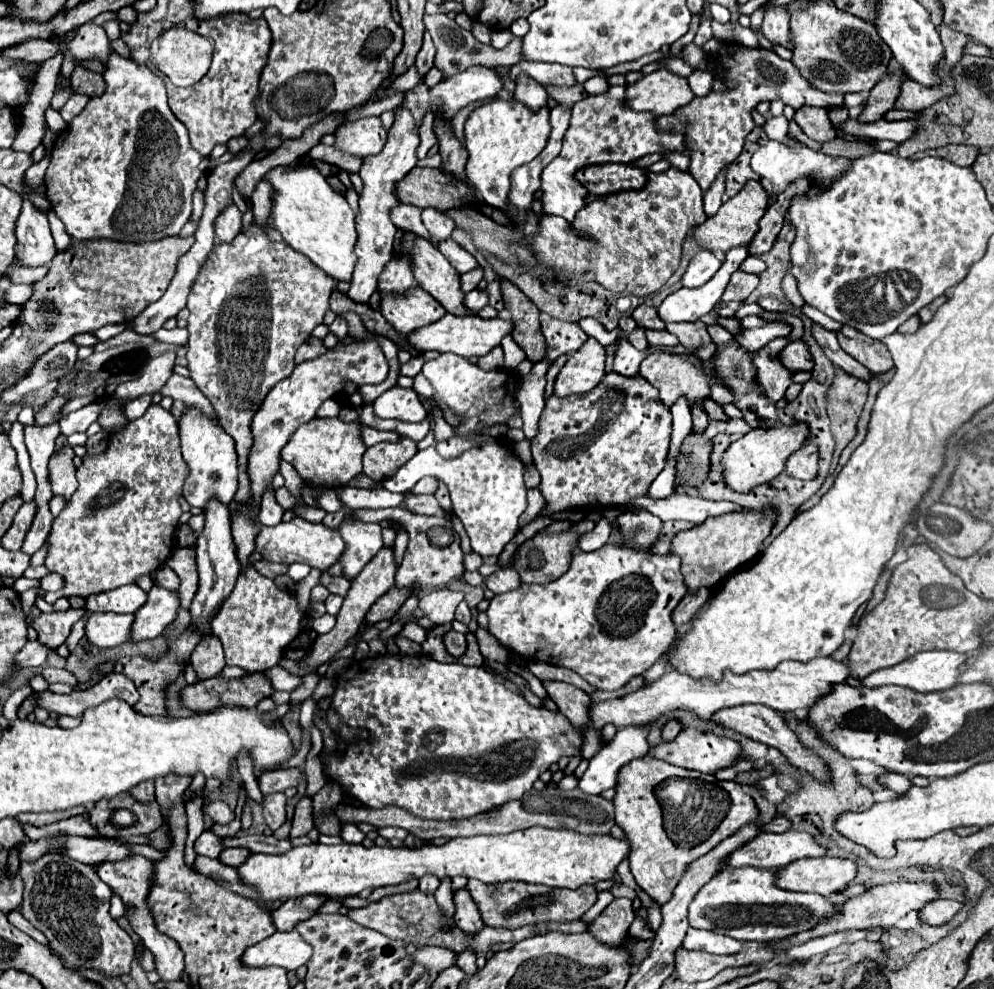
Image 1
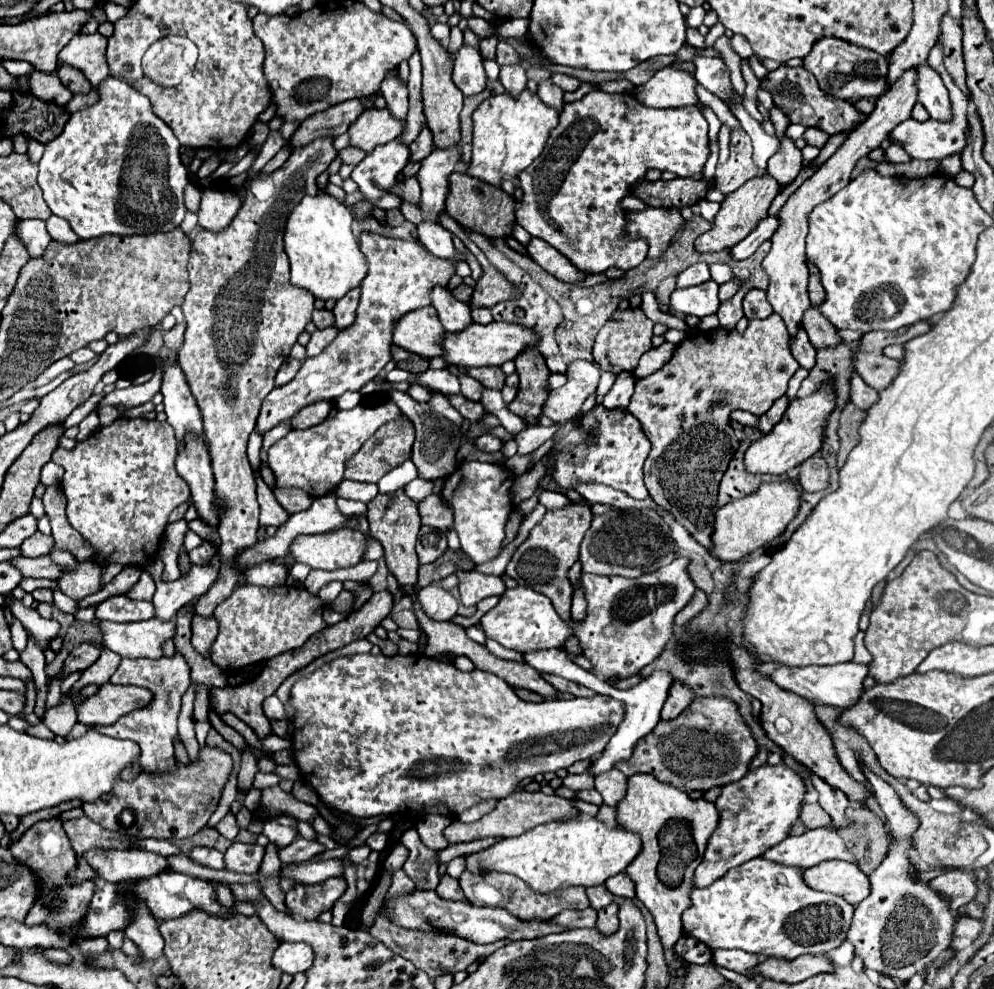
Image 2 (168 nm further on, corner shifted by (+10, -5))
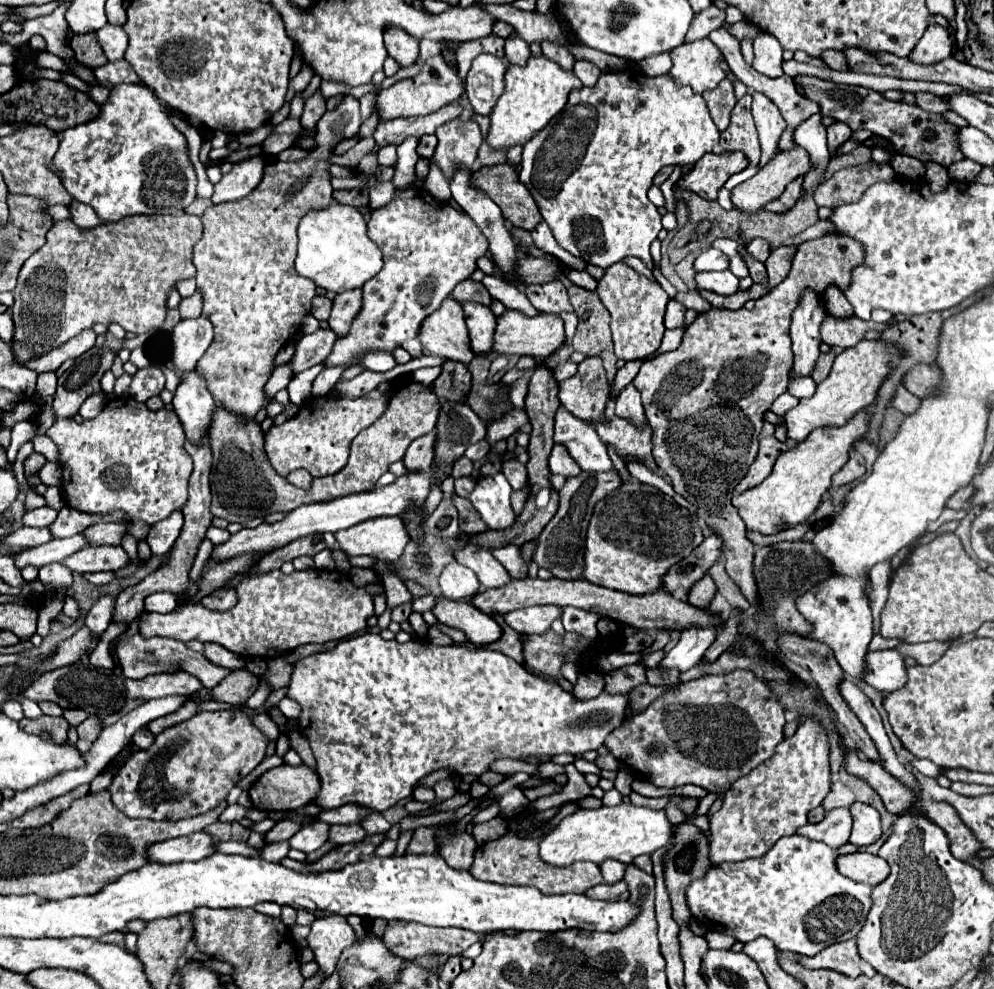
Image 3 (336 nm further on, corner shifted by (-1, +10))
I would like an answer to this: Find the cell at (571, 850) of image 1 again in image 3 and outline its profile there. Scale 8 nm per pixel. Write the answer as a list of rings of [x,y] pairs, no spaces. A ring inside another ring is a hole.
[[[620,803],[616,807],[578,809],[574,815],[562,819],[548,835],[544,835],[540,857],[554,867],[572,865],[574,861],[592,861],[600,865],[604,859],[632,863],[638,855],[652,855],[656,849],[668,845],[670,839],[672,825],[664,811]]]

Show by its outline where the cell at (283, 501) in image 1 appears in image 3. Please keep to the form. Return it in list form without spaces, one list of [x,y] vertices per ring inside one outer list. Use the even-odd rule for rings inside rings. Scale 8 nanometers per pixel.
[[[296,469],[296,471],[292,471],[286,479],[288,479],[292,485],[302,487],[302,489],[308,489],[310,483],[312,483],[312,475],[310,475],[306,469]]]

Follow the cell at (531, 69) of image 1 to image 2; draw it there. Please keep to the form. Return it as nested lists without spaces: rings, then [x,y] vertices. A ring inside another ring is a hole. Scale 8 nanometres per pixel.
[[[551,74],[551,82],[557,84],[565,92],[573,92],[581,84],[577,78],[571,78],[571,76],[565,76],[565,74]]]

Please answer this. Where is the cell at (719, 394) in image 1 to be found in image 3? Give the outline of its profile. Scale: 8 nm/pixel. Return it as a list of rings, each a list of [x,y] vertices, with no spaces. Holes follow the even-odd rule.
[[[785,392],[784,394],[780,395],[776,401],[774,401],[769,410],[779,416],[784,417],[785,413],[795,407],[798,403],[798,398],[789,394],[788,392]]]

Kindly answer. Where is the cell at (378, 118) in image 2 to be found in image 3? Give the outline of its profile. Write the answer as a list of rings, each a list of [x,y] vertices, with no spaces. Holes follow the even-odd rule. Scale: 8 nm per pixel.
[[[436,55],[426,59],[424,67],[420,69],[418,75],[402,79],[394,83],[390,89],[384,89],[378,93],[376,103],[378,103],[378,115],[380,121],[396,119],[396,117],[414,117],[414,115],[428,115],[452,101],[456,101],[464,93],[464,81],[458,77],[458,71],[448,65],[446,57]]]

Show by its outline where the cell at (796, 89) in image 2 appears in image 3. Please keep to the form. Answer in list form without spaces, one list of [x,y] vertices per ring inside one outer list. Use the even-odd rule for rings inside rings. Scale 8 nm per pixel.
[[[796,77],[794,81],[804,83],[804,89],[808,89],[808,99],[816,101],[822,109],[822,115],[830,115],[842,123],[846,123],[852,131],[858,129],[868,129],[874,135],[886,139],[890,147],[896,153],[910,155],[920,159],[922,163],[934,161],[942,167],[950,167],[956,161],[962,161],[964,155],[958,145],[958,127],[948,123],[942,115],[928,113],[916,105],[910,103],[896,103],[884,99],[880,93],[866,89],[866,87],[856,87],[856,85],[836,85],[830,81],[822,81],[818,77]]]

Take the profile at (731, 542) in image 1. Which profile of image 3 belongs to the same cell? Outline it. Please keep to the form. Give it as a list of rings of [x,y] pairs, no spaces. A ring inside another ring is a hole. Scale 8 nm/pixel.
[[[860,409],[852,419],[842,427],[824,427],[810,433],[796,447],[784,451],[772,469],[772,473],[756,487],[732,497],[732,503],[738,509],[738,515],[748,529],[754,529],[762,535],[774,535],[798,523],[804,523],[820,505],[824,493],[830,489],[832,475],[836,469],[842,469],[848,461],[848,453],[856,441],[860,441],[870,423],[870,411]]]

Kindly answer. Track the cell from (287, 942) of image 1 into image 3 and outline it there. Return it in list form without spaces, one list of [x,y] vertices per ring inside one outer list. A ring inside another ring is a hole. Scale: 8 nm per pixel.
[[[320,917],[312,923],[312,931],[308,935],[310,949],[314,951],[314,961],[328,973],[336,969],[336,963],[344,949],[354,945],[356,933],[348,925],[346,917]]]

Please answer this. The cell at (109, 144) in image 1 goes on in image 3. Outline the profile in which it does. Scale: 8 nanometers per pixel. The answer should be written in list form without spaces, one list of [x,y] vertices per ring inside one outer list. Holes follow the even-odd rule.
[[[116,85],[110,91],[110,103],[102,105],[98,119],[76,125],[60,133],[60,147],[54,155],[54,165],[62,171],[62,183],[76,201],[92,205],[102,221],[120,221],[138,213],[176,215],[196,197],[196,169],[188,157],[184,135],[170,123],[168,111],[158,97],[144,85]]]

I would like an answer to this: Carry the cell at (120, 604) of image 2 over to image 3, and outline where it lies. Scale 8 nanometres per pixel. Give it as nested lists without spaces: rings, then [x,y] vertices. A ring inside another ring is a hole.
[[[158,591],[146,597],[144,607],[152,613],[172,613],[178,605],[178,597],[172,595],[170,591]]]

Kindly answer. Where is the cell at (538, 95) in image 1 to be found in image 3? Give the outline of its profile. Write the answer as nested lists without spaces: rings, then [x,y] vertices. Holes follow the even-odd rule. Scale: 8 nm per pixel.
[[[508,37],[504,43],[504,53],[512,65],[524,65],[530,57],[530,47],[522,37]]]

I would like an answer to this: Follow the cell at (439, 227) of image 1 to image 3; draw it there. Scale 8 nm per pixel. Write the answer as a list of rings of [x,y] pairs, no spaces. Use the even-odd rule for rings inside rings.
[[[452,119],[440,129],[436,129],[438,147],[434,153],[434,161],[442,169],[442,173],[448,179],[448,173],[452,173],[452,165],[468,165],[472,169],[476,161],[478,147],[482,143],[482,133],[476,121],[468,119]]]

